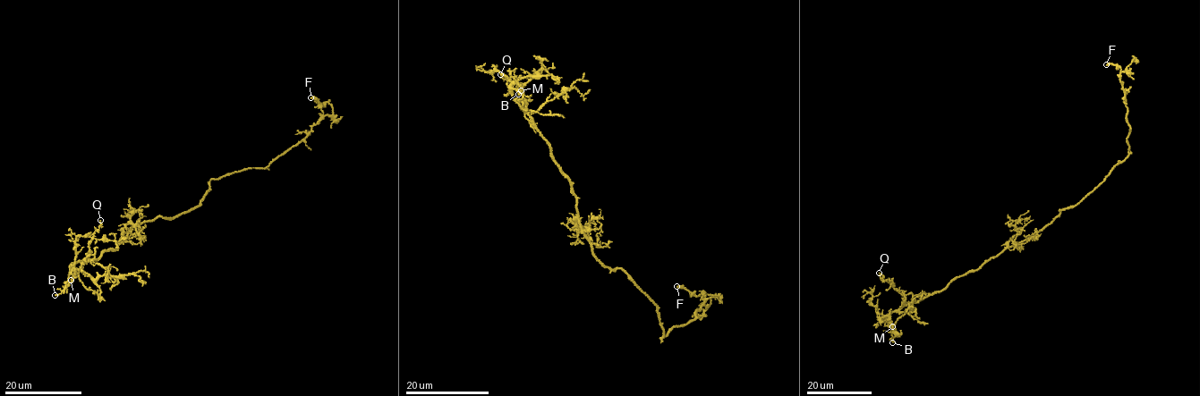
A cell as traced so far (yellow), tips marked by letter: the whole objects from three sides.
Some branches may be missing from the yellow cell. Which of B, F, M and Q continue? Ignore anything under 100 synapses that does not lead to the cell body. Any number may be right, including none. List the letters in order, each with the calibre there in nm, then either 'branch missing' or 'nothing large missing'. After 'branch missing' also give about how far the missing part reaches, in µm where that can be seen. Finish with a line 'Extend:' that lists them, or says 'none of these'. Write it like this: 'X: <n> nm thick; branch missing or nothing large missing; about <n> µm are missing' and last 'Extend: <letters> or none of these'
B: 200 nm thick; nothing large missing
F: 380 nm thick; nothing large missing
M: 200 nm thick; branch missing; about 40 µm are missing
Q: 130 nm thick; nothing large missing
Extend: M

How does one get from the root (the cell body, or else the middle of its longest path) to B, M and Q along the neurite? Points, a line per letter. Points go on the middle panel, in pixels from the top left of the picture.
B: (613, 270), (593, 256), (570, 182), (553, 160), (548, 144), (514, 101), (511, 89), (523, 91), (518, 94)
M: (613, 270), (601, 265), (593, 256), (579, 223), (570, 182), (553, 160), (548, 144), (533, 126), (521, 90)
Q: (613, 270), (593, 256), (570, 182), (500, 74)

